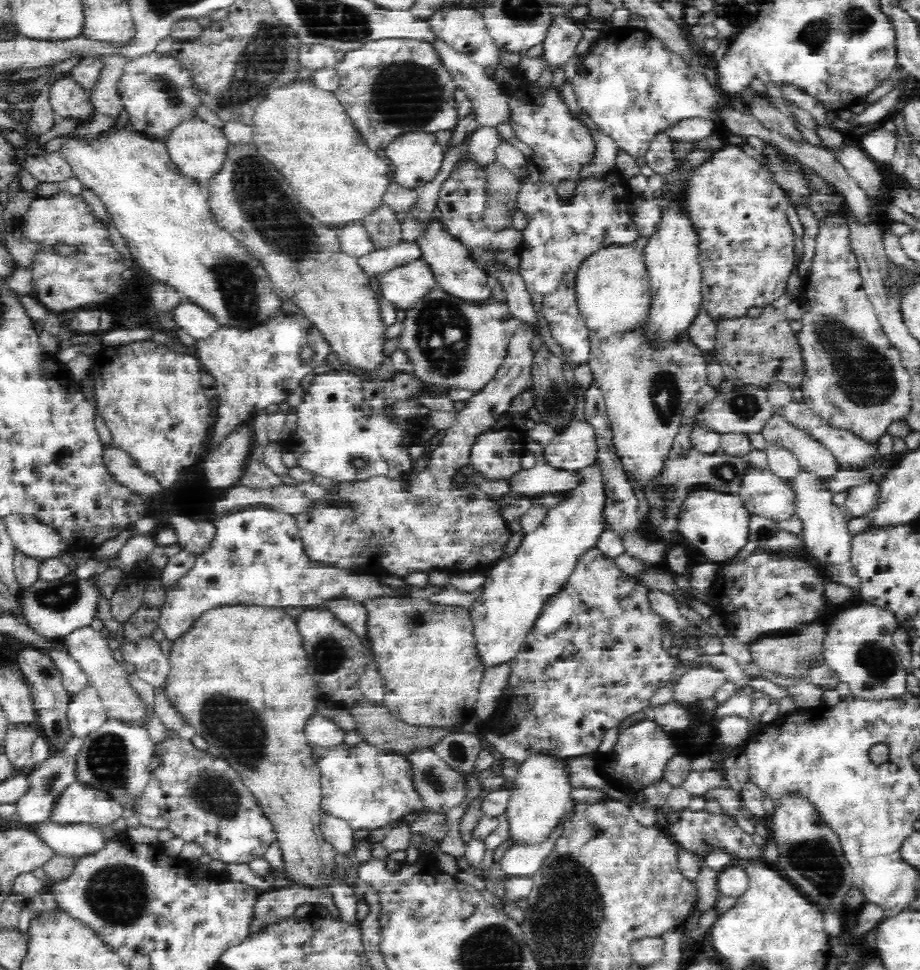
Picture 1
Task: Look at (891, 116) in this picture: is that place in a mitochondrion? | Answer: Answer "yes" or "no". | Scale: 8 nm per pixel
no

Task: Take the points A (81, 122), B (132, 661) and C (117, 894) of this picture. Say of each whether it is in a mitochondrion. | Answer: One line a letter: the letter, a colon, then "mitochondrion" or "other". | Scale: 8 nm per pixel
A: other
B: other
C: mitochondrion

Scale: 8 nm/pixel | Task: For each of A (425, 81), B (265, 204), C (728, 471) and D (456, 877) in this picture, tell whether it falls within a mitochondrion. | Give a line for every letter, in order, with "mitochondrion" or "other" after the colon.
A: mitochondrion
B: mitochondrion
C: mitochondrion
D: other

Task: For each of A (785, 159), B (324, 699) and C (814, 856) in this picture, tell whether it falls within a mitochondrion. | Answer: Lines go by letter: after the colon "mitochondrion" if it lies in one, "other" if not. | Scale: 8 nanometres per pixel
A: other
B: other
C: mitochondrion

